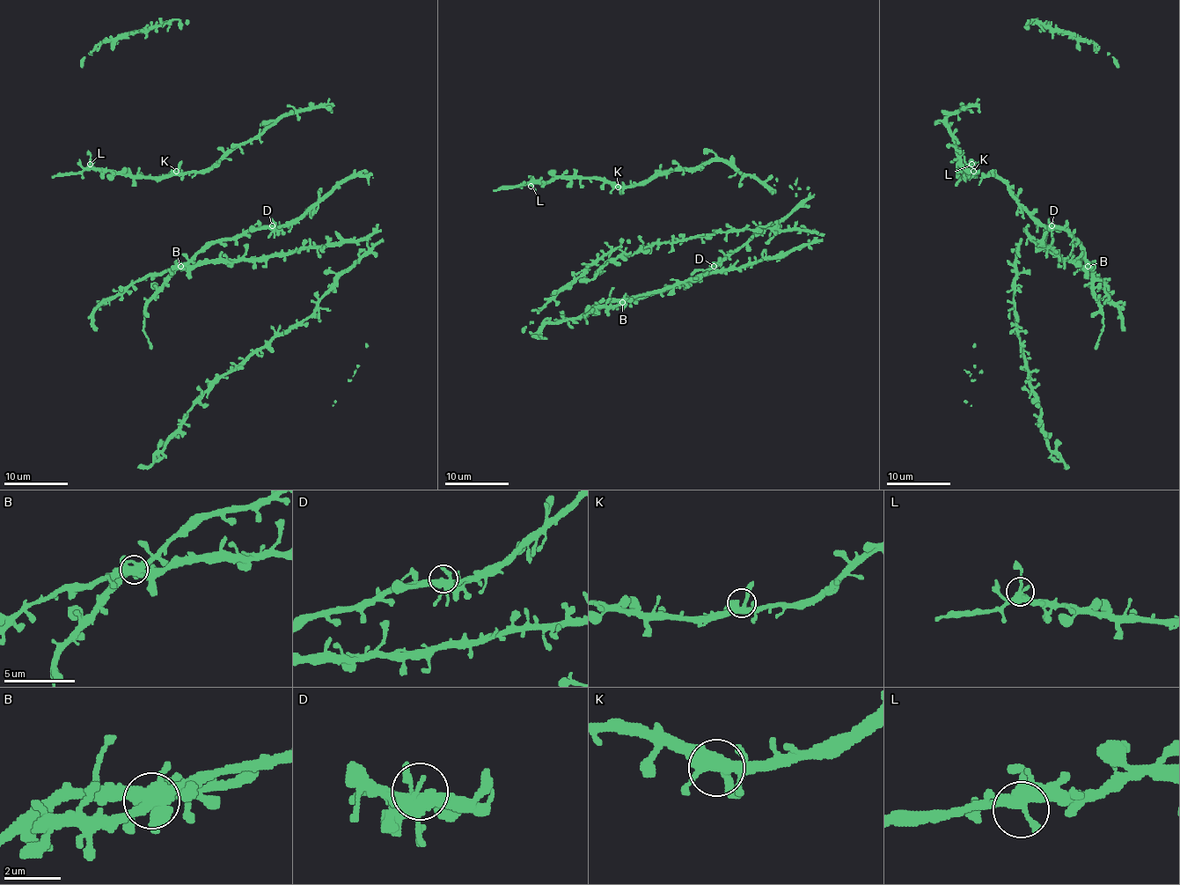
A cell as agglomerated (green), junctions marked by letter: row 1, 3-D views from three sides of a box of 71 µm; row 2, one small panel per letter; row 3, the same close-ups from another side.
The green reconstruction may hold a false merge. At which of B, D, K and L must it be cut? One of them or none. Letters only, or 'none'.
none

